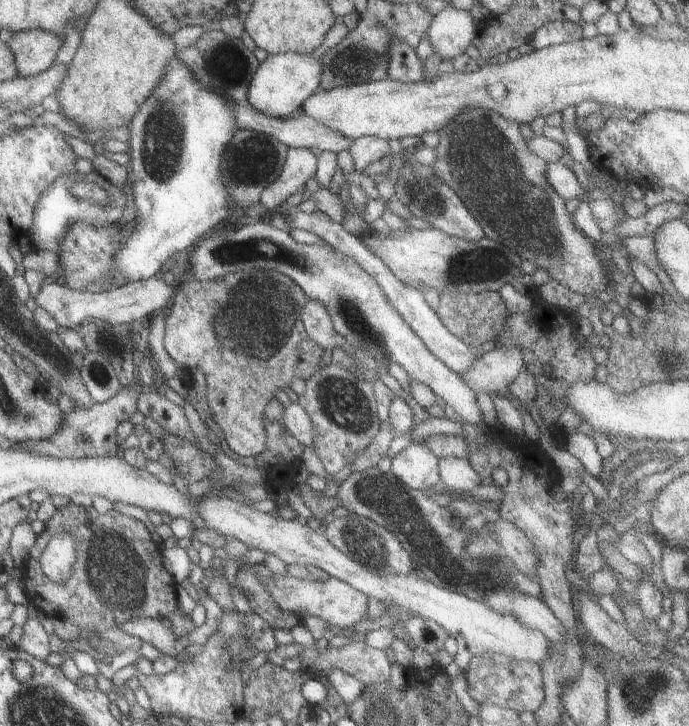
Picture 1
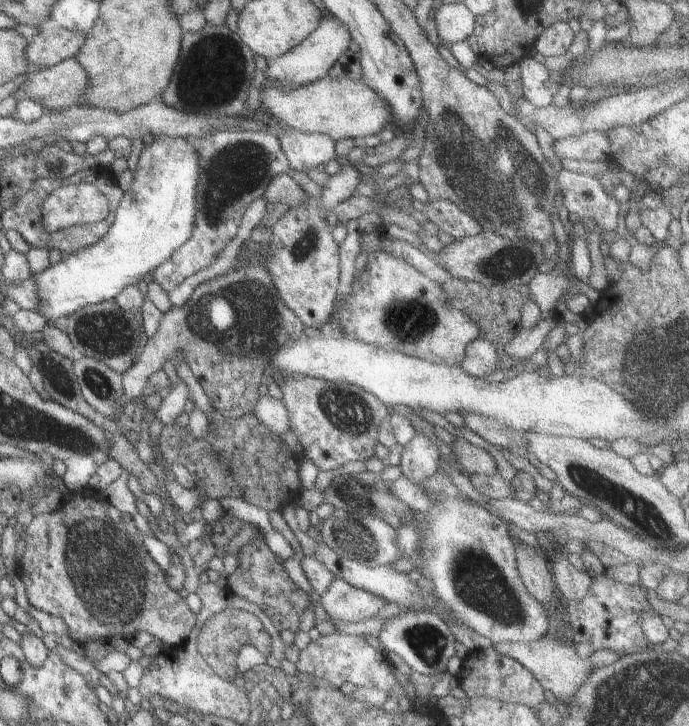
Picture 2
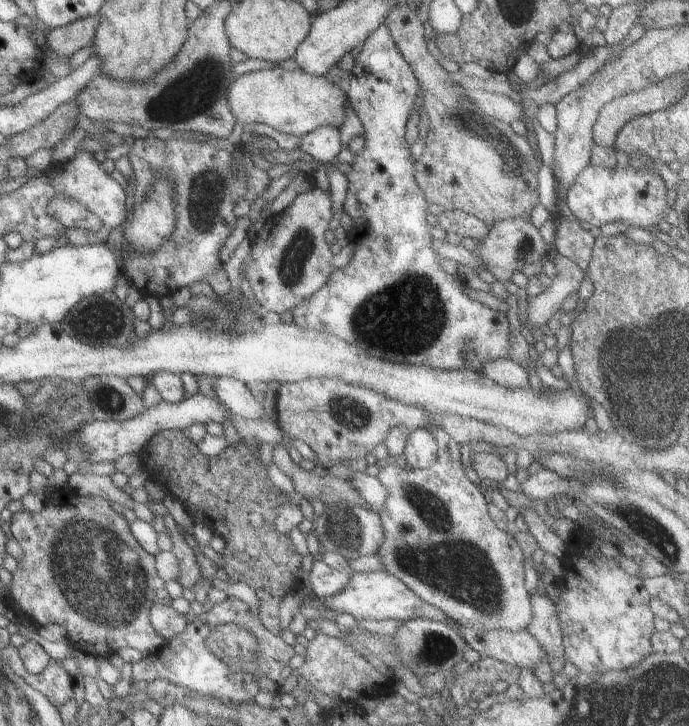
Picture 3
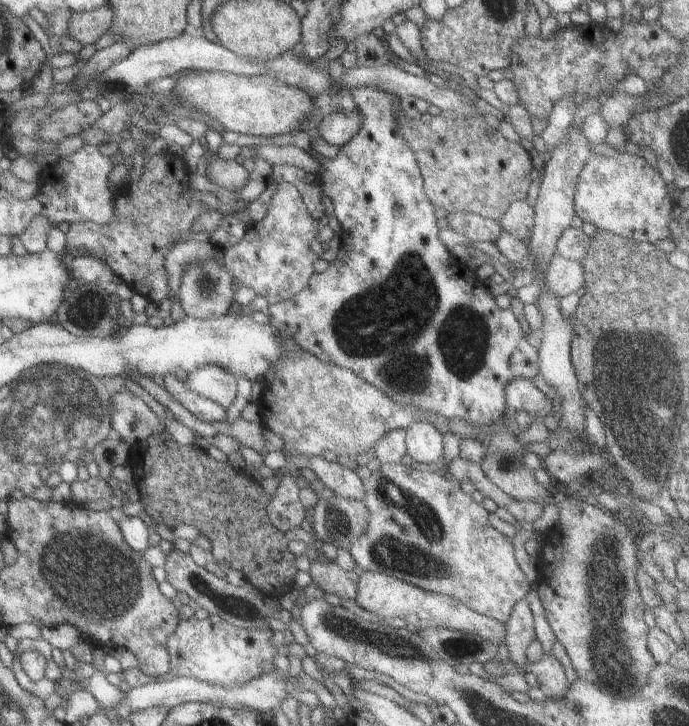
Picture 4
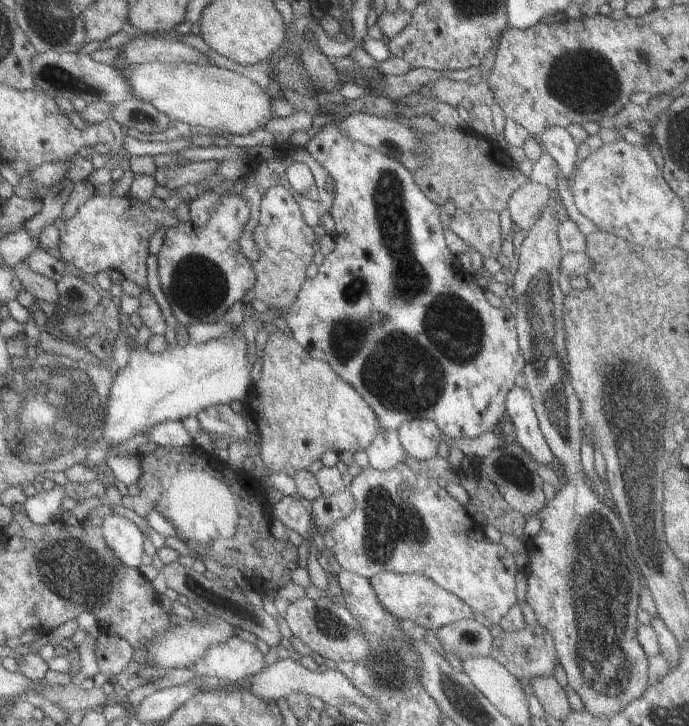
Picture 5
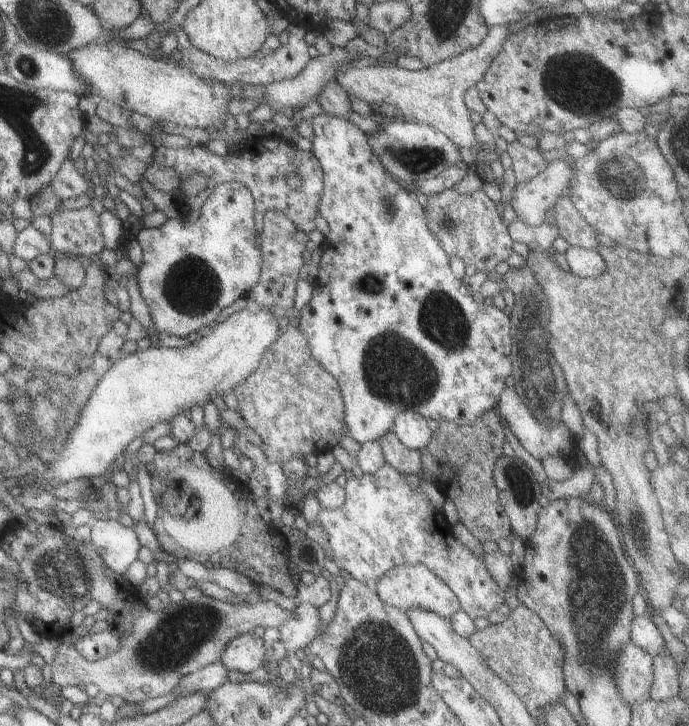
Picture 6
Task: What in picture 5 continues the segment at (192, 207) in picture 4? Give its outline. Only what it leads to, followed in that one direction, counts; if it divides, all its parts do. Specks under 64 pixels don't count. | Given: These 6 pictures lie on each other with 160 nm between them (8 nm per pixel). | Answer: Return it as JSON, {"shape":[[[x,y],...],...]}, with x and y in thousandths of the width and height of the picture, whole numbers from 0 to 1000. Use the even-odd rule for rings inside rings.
{"shape":[[[132,269],[118,284],[112,285],[103,300],[94,303],[86,298],[77,306],[77,311],[86,321],[83,344],[86,355],[100,371],[129,384],[147,372],[176,375],[179,383],[190,386],[193,391],[206,398],[199,406],[202,421],[197,427],[206,448],[212,449],[222,461],[237,461],[239,452],[237,434],[213,398],[213,383],[210,382],[210,355],[216,351],[213,328],[232,311],[250,313],[258,306],[255,299],[248,299],[239,292],[237,292],[237,303],[234,303],[234,289],[215,287],[213,275],[183,269],[176,271]]]}

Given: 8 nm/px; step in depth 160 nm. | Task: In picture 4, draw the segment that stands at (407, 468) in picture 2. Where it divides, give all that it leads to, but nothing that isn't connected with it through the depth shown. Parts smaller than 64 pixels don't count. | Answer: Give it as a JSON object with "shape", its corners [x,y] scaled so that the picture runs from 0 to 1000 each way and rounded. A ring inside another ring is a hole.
{"shape":[[[597,583],[586,592],[589,635],[634,638],[642,629],[642,599],[627,584]]]}

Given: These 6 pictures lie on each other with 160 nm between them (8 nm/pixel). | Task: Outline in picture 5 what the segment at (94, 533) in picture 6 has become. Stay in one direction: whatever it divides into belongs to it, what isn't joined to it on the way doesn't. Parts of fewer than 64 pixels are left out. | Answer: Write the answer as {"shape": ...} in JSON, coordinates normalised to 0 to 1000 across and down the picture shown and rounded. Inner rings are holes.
{"shape":[[[163,708],[148,713],[147,736],[154,751],[183,781],[202,780],[209,736],[181,712]]]}

